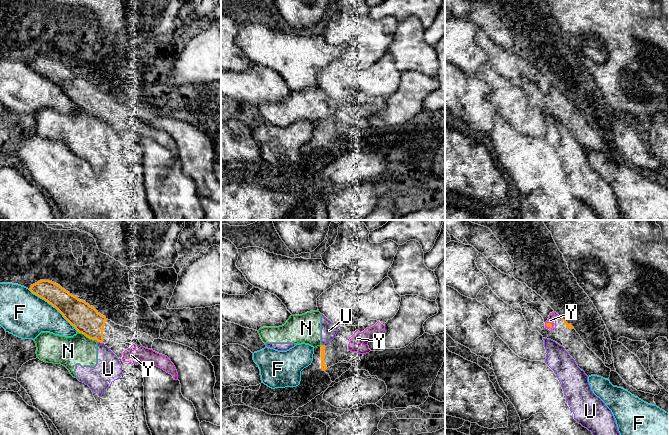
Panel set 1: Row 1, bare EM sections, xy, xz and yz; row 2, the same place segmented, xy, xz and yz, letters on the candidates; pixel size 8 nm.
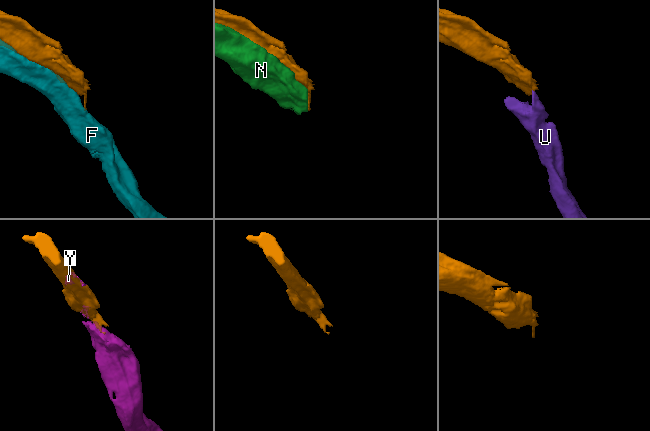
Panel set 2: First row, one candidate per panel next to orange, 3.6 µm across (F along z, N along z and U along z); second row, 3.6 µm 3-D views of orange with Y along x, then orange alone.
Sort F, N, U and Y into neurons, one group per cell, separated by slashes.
F / N U / Y

